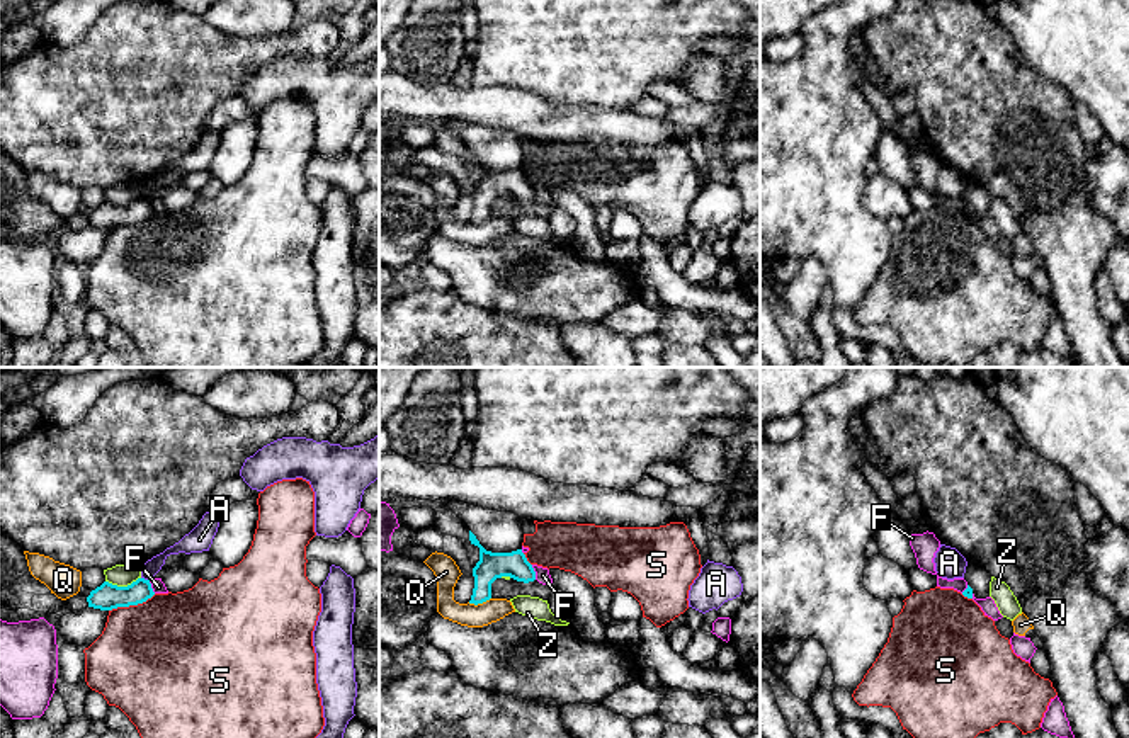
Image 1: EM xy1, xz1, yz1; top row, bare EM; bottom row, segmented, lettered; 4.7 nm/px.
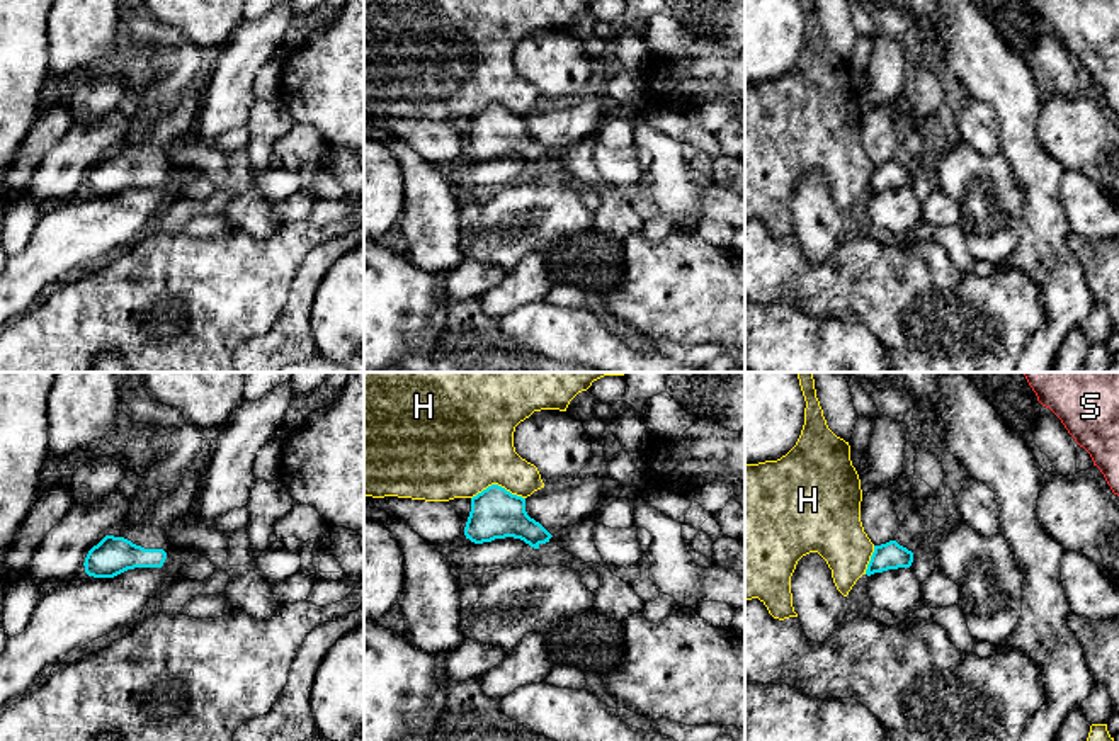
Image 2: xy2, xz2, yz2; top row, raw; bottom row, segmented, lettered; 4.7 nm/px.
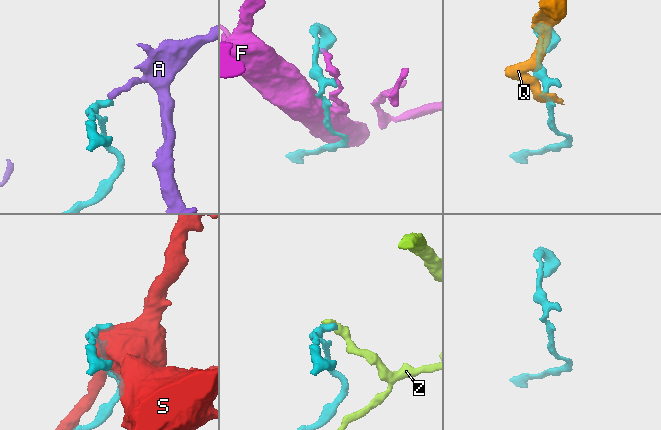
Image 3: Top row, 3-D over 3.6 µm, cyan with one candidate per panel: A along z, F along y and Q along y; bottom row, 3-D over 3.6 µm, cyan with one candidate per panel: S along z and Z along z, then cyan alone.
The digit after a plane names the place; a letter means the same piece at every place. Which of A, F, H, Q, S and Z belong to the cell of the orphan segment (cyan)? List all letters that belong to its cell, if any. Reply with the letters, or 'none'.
none

